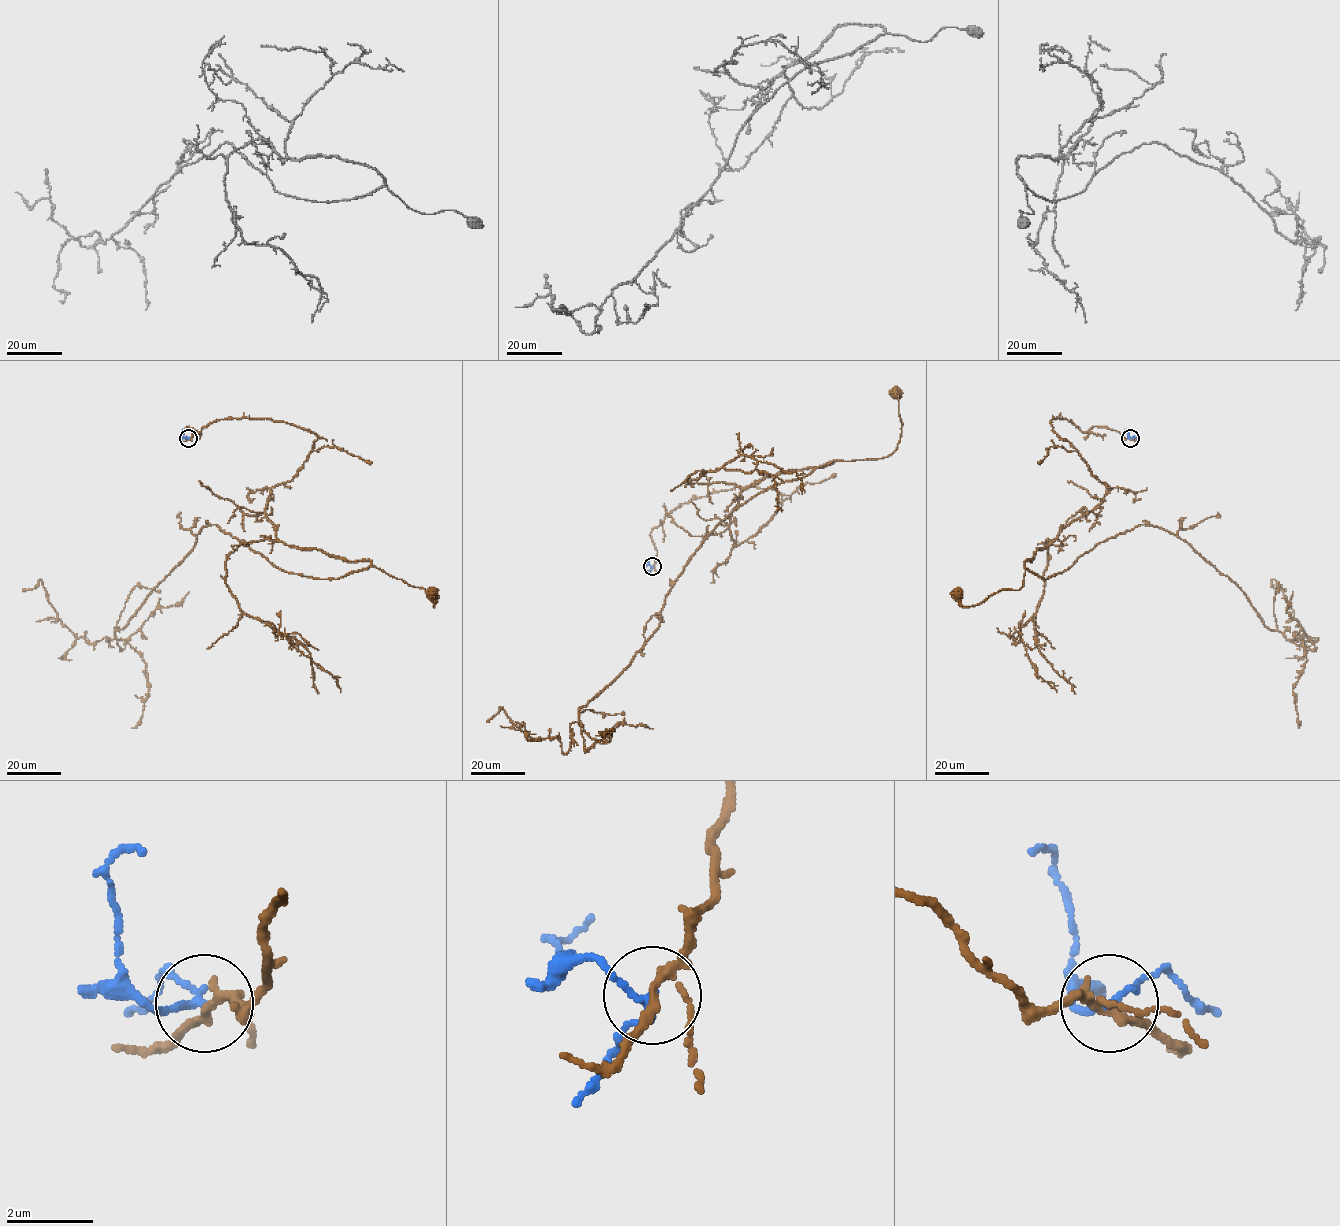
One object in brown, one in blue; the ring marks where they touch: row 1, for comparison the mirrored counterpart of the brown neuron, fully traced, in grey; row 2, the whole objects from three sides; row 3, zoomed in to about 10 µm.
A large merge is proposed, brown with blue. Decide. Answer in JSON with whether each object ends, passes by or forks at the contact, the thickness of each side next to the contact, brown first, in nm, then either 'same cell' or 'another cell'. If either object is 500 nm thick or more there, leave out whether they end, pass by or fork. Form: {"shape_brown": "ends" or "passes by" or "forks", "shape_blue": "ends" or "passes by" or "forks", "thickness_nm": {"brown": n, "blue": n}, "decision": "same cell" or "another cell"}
{"shape_brown": "forks", "shape_blue": "passes by", "thickness_nm": {"brown": 170, "blue": 140}, "decision": "another cell"}

